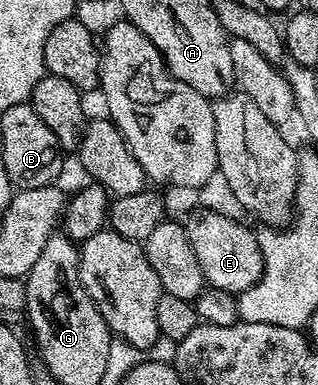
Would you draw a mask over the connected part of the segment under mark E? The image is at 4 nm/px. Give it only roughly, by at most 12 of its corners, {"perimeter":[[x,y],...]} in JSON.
{"perimeter":[[216,210],[186,218],[211,289],[238,296],[264,261],[253,227]]}

